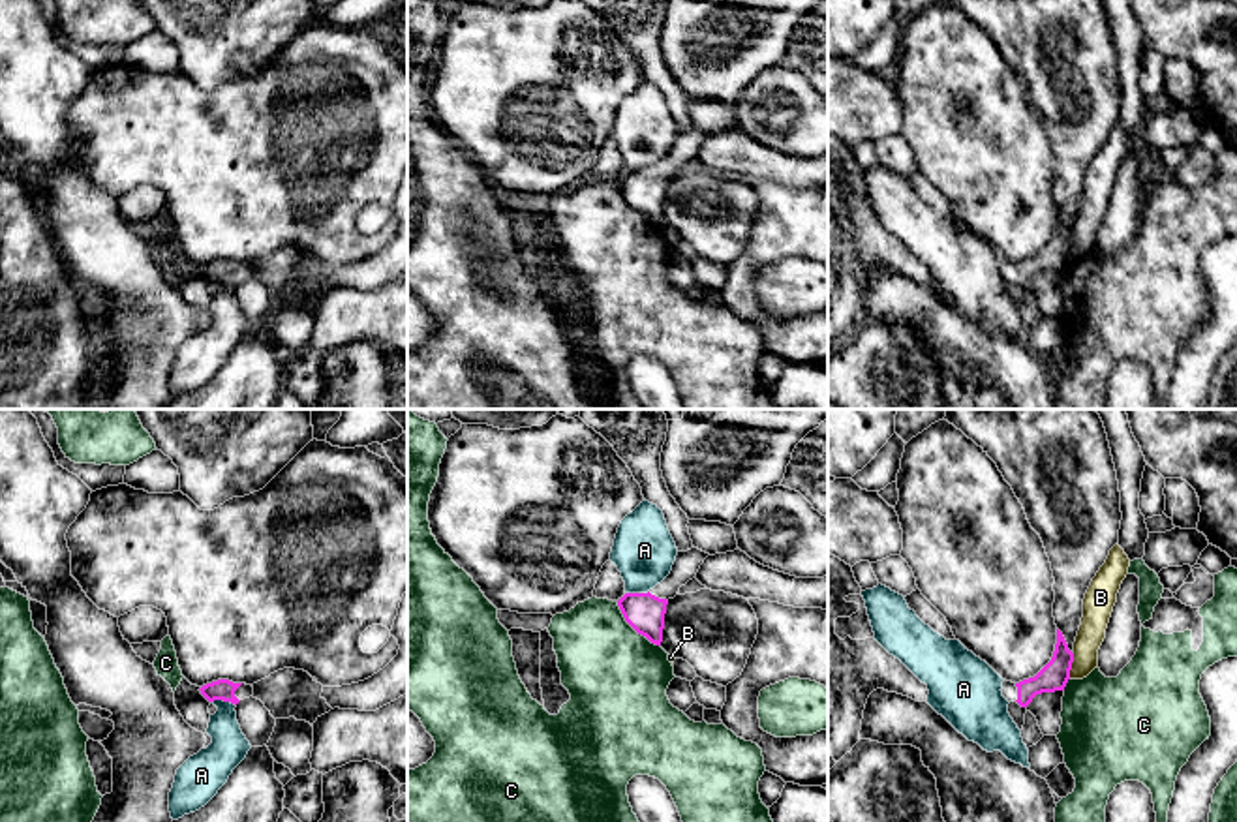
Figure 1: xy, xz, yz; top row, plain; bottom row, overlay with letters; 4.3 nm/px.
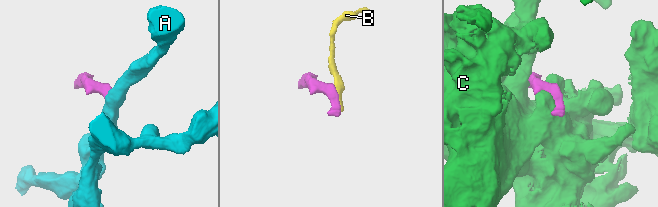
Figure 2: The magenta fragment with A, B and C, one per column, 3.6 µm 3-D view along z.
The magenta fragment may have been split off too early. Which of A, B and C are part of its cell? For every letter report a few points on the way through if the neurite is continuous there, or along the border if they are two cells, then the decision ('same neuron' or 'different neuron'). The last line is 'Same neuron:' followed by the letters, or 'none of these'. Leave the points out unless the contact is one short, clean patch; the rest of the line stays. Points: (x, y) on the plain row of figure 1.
A: border along xy (211, 280), (229, 280), (235, 286); different neuron
B: border along yz (1074, 233), (1069, 258); different neuron
C: different neuron
Same neuron: none of these

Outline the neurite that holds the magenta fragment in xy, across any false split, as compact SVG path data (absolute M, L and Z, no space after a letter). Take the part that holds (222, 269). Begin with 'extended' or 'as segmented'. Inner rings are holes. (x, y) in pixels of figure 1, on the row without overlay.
extended; M218 259L218 261L206 263L199 270L208 282L223 280L223 282L231 282L235 285L240 280L253 276L252 265L233 263L229 259Z

